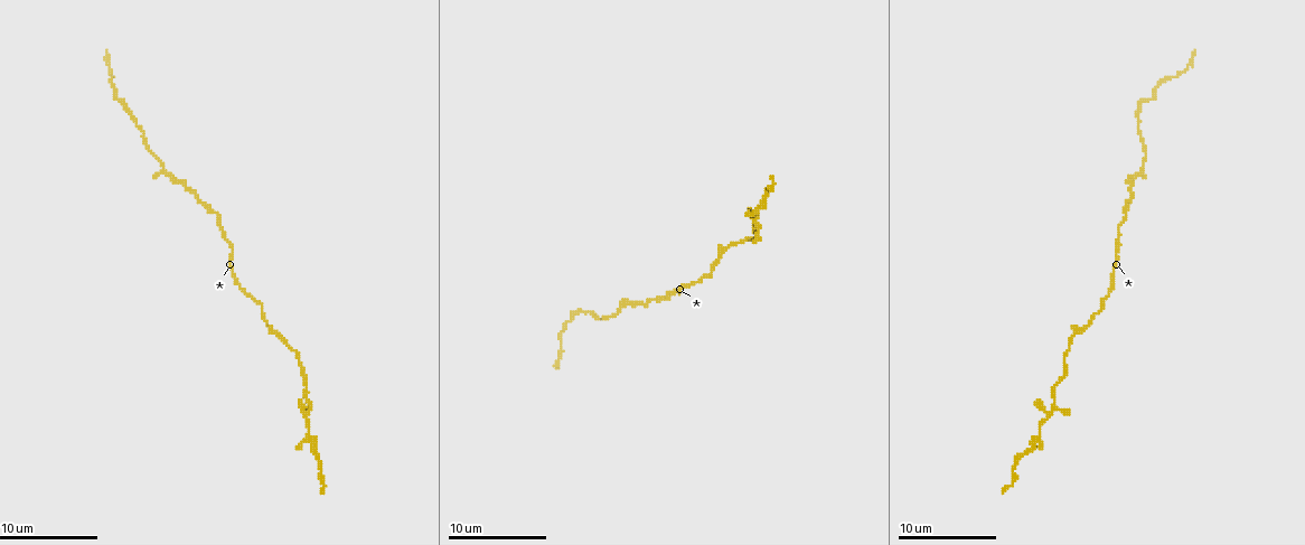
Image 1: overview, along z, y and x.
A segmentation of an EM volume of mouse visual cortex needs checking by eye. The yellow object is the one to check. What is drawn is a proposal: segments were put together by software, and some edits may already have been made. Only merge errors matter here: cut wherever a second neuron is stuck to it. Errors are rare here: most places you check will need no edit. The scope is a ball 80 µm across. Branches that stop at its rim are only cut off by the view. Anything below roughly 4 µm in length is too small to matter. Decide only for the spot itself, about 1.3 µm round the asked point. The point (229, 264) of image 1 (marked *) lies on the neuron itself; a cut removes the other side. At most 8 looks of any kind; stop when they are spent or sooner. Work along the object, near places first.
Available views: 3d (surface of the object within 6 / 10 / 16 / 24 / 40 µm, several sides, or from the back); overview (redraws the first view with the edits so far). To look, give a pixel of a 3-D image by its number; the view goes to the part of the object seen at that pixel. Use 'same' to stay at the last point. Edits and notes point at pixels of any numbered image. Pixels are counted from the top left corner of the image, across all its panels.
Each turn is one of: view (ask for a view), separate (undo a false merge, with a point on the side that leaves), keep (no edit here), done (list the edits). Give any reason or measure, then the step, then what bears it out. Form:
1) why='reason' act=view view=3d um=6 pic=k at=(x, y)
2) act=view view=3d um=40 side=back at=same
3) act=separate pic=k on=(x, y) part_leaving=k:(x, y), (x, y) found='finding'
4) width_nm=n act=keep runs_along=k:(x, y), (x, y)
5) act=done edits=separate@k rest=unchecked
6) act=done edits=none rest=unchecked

why='sudden change in width' act=view view=3d um=10 pic=1 at=(219, 218)

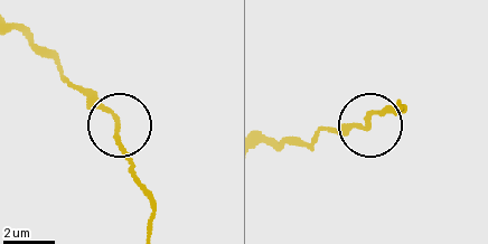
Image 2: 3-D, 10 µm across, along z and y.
act=view view=3d um=10 side=back pic=2 at=(366, 125)

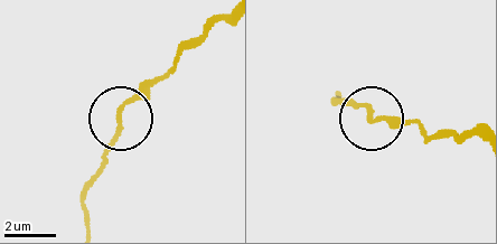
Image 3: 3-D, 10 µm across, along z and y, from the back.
act=keep found='continuous, no second neuron'

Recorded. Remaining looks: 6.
why='three-way junction' act=view view=3d um=6 pic=1 at=(164, 170)

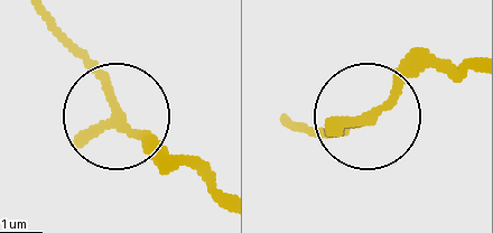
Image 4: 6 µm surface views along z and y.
act=view view=3d um=6 side=back pic=4 at=(120, 121)

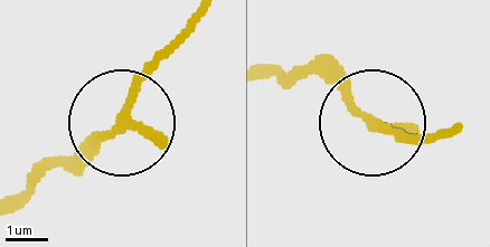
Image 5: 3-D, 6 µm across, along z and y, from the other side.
width_nm=200 act=keep runs_along=5:(270, 74), (323, 78), (377, 127), (437, 139) found='continuous, no second neuron'

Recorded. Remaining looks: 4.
why='sudden change in width' act=view view=3d um=16 pic=1 at=(732, 244)

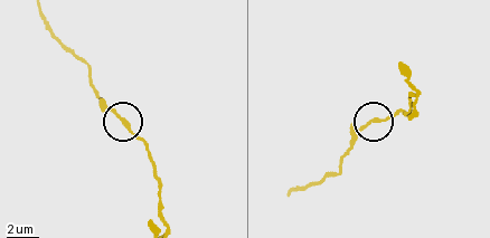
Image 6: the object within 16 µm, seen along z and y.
act=view view=3d um=16 side=back pic=6 at=(126, 123)

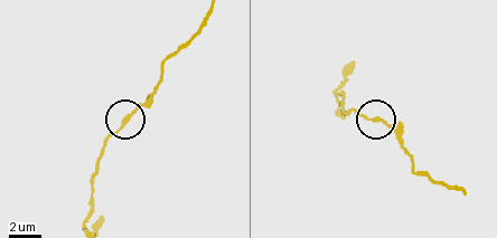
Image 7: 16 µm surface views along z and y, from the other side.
act=keep found='continuous, no second neuron'

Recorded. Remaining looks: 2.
why='three arms meet' act=view view=3d um=16 pic=1 at=(756, 210)

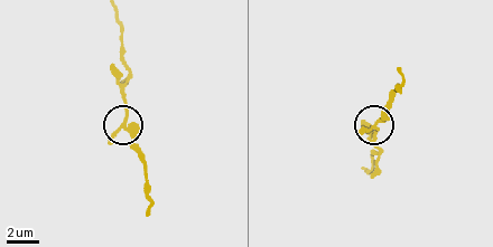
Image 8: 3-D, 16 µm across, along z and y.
act=keep runs_along=8:(114, 19), (122, 35), (127, 75), (124, 126), (142, 161) found='continuous, no second neuron'

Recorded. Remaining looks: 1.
act=done edits=none rest=unchecked

